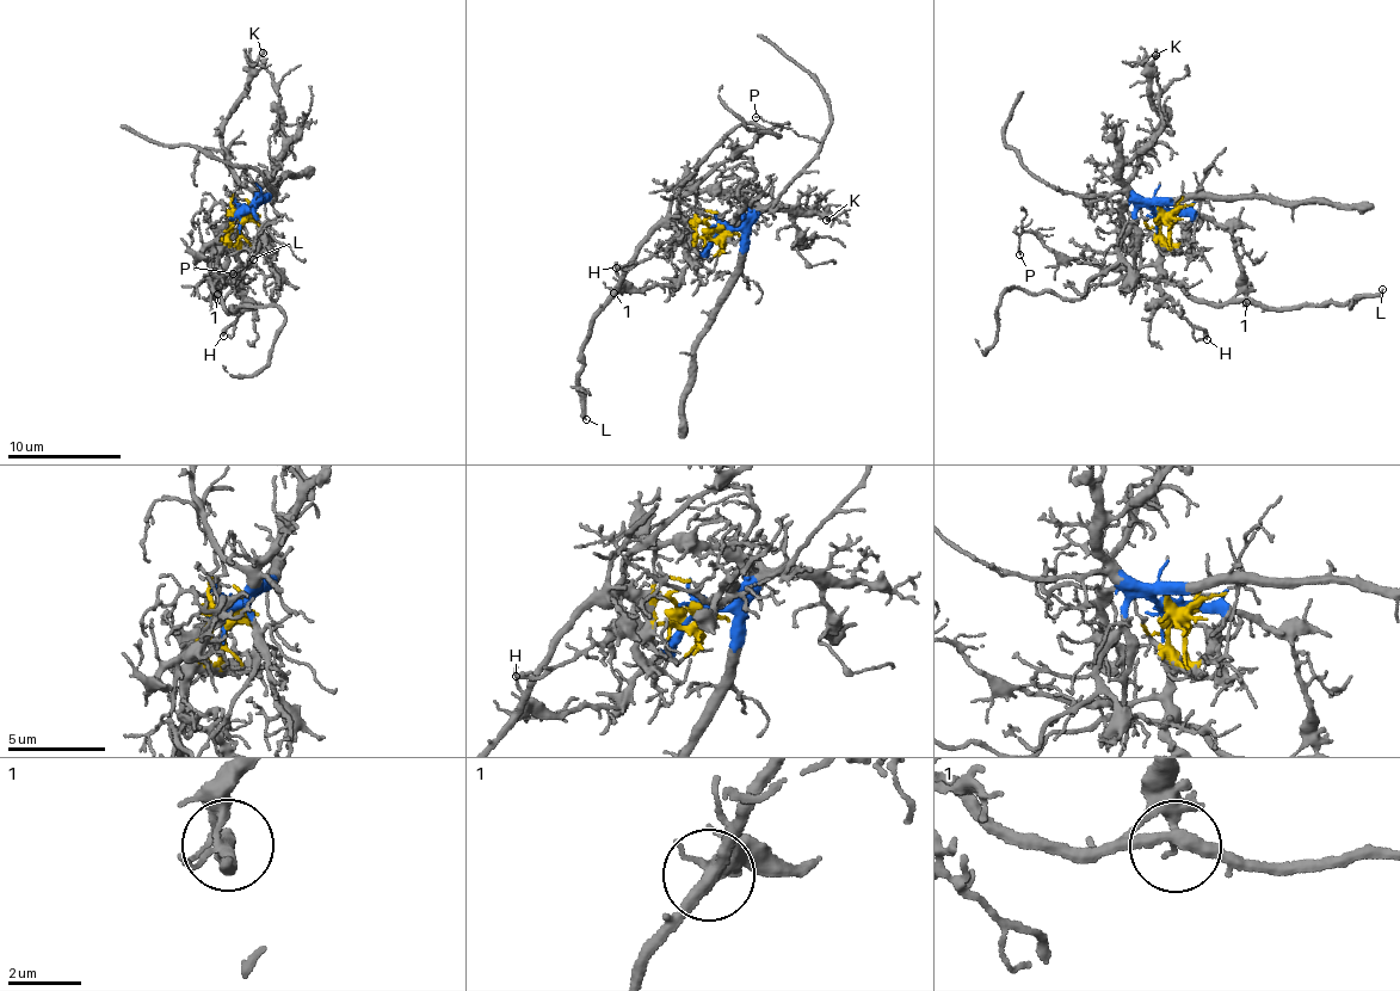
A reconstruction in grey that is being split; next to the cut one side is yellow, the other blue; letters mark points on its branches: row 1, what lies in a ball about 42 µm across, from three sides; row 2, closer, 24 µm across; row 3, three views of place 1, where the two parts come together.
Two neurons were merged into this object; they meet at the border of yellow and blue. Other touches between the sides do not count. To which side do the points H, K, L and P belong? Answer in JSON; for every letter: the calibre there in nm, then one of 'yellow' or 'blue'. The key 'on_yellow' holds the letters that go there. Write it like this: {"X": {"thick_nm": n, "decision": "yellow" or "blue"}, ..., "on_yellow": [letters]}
{"H": {"thick_nm": 240, "decision": "yellow"}, "K": {"thick_nm": 130, "decision": "blue"}, "L": {"thick_nm": 260, "decision": "yellow"}, "P": {"thick_nm": 100, "decision": "yellow"}, "on_yellow": ["H", "L", "P"]}

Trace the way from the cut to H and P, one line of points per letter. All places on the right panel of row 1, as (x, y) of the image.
H: (1160, 215), (1160, 288), (1175, 311), (1204, 330), (1207, 339)
P: (1160, 215), (1158, 257), (1143, 265), (1102, 270), (1067, 259), (1034, 232), (1027, 233), (1018, 241), (1019, 253)

